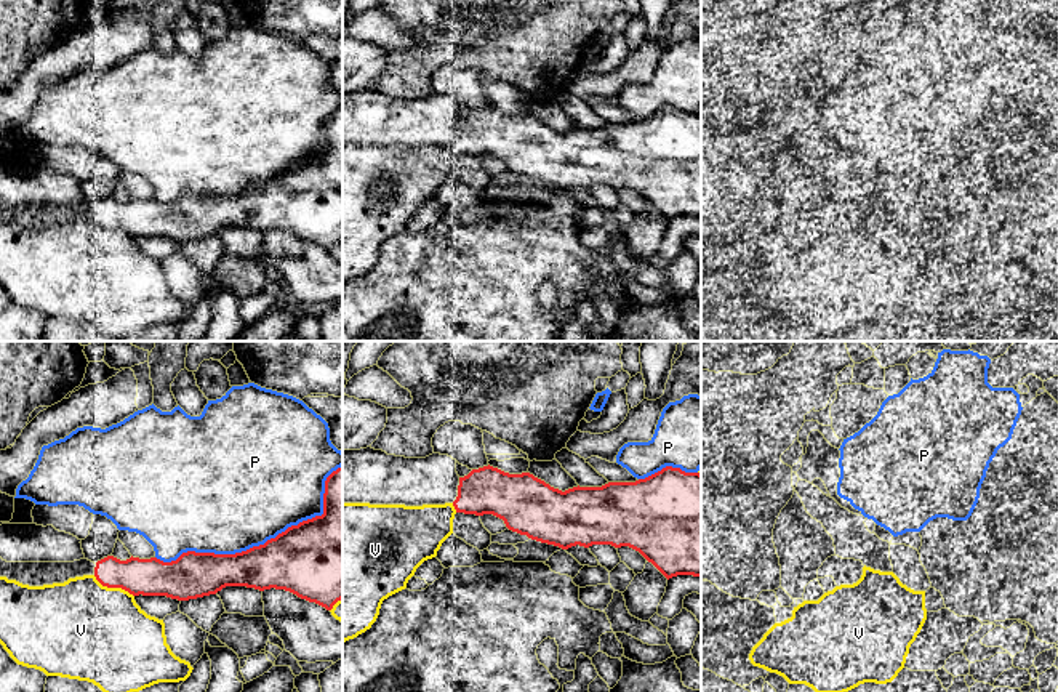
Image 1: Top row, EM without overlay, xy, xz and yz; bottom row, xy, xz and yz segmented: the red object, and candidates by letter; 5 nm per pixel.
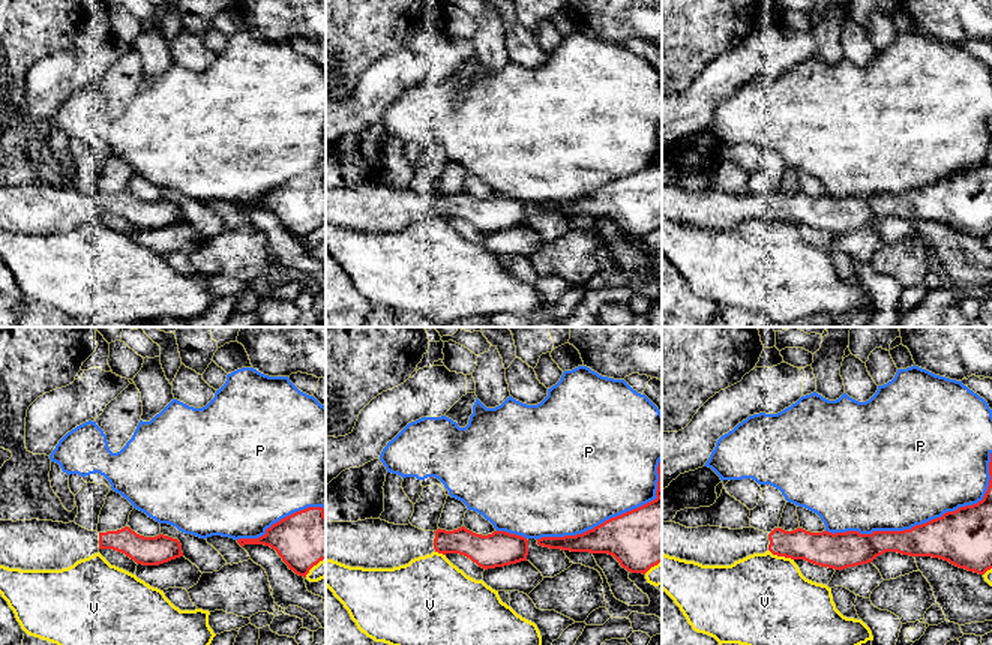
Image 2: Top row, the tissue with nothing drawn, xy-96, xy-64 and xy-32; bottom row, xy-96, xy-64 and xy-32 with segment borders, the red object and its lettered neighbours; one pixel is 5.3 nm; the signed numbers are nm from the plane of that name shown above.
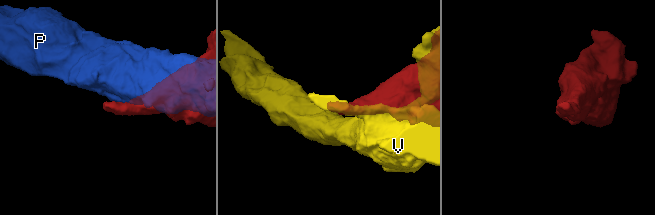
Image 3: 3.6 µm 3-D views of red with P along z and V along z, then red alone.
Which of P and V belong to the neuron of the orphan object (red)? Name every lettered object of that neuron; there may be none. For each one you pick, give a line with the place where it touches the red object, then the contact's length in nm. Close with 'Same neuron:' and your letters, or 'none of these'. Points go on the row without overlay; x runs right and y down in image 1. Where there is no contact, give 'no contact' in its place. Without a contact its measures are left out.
Same neuron: none of these

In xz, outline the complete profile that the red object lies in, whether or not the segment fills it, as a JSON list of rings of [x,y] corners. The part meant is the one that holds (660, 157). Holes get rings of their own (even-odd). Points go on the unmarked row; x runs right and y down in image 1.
[[[367,88],[343,91],[343,144],[405,147],[451,144],[456,154],[493,155],[503,160],[509,171],[562,191],[576,186],[584,189],[592,186],[629,187],[639,192],[667,221],[677,216],[701,218],[701,115],[685,114],[680,109],[666,107],[635,123],[608,123],[602,128],[578,127],[562,133],[530,114],[509,115],[488,106],[459,119],[456,101],[448,96],[432,95],[426,99],[405,99]]]

